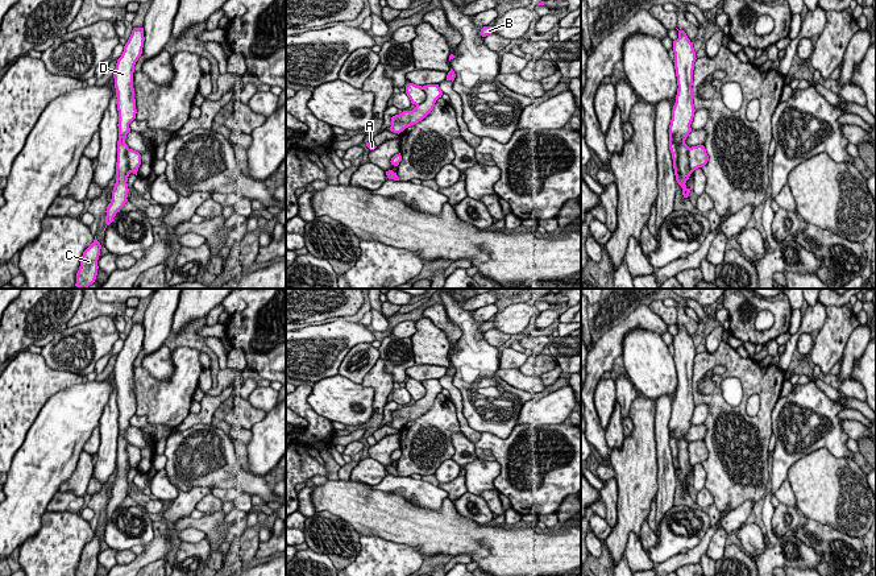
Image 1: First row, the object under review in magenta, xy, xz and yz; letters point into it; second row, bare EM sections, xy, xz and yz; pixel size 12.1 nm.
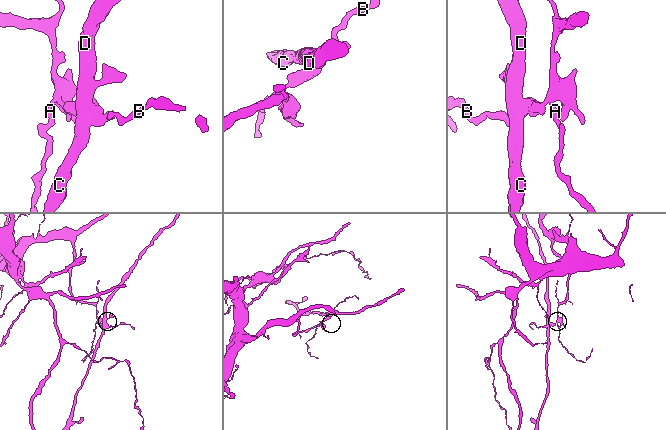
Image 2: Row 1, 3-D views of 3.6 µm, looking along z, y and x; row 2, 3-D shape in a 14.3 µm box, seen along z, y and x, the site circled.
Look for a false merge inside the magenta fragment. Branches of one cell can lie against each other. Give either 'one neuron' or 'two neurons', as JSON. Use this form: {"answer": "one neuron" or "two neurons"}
{"answer": "two neurons"}

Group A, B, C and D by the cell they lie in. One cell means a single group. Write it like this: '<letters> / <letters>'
A B / C D

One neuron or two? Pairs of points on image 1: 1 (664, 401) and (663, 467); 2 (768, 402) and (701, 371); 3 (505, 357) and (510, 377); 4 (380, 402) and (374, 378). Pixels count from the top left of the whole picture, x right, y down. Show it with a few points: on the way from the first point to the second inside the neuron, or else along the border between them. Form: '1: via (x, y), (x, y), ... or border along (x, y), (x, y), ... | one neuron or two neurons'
1: via (663, 417), (663, 451) | one neuron
2: via (758, 384), (731, 361), (719, 361) | one neuron
3: border along (499, 368), (518, 369) | two neurons
4: via (380, 397), (380, 384) | one neuron

